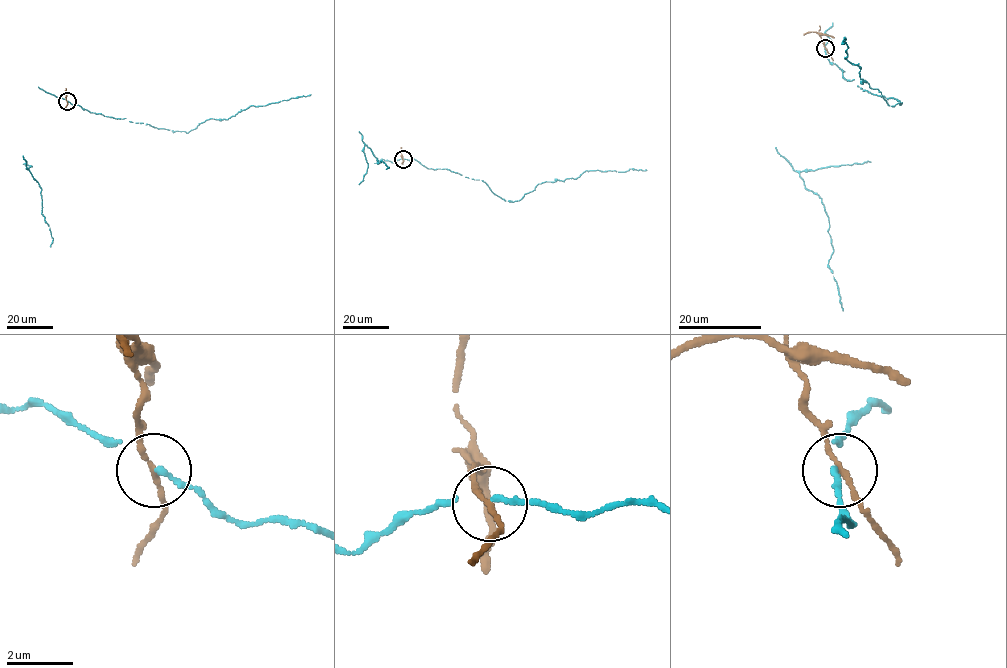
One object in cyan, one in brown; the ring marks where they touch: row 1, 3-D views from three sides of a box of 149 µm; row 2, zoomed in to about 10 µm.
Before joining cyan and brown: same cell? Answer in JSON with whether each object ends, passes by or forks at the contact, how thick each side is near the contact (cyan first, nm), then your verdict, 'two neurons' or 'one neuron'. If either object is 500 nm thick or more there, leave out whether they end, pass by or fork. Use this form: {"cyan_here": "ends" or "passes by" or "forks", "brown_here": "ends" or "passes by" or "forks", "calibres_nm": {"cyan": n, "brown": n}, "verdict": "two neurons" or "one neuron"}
{"cyan_here": "passes by", "brown_here": "passes by", "calibres_nm": {"cyan": 110, "brown": 150}, "verdict": "two neurons"}

